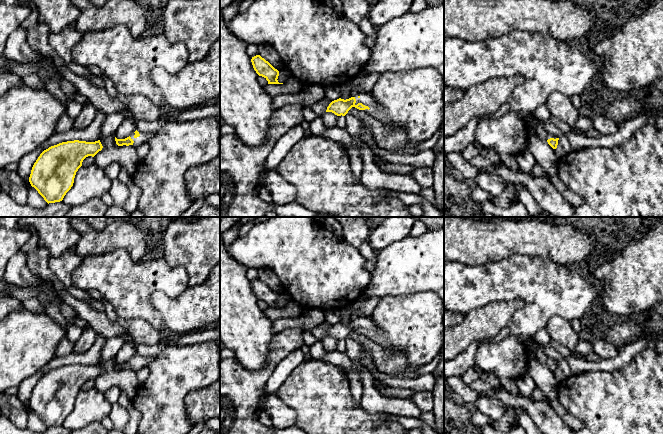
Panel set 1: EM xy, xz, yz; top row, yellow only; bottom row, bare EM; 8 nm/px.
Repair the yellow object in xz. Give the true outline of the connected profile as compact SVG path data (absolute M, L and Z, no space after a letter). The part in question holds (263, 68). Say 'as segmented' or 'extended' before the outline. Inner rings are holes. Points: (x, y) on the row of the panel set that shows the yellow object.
as segmented; M260 55L252 57L251 62L256 73L264 77L268 81L268 84L283 84L277 80L279 71Z

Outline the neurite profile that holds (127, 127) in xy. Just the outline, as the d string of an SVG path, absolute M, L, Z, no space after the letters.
M125 118L124 121L118 127L114 135L117 139L125 139L135 131L136 131L136 126L133 123L133 121Z

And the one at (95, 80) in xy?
M91 74L91 77L90 79L88 80L88 82L91 84L91 85L94 85L98 88L101 88L101 89L104 89L104 80L101 79L99 76L97 75L94 75L94 74Z

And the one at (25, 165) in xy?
M44 143L22 157L22 159L19 161L17 173L23 180L26 180L30 177L32 167L43 151Z

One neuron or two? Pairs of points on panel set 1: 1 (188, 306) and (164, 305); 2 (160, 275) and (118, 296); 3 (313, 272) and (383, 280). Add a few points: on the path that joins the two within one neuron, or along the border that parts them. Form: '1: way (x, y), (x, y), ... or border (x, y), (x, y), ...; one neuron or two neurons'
1: way (182, 306), (170, 306); one neuron
2: way (150, 276), (137, 280), (128, 286); one neuron
3: border (370, 271), (370, 282), (359, 297); two neurons

